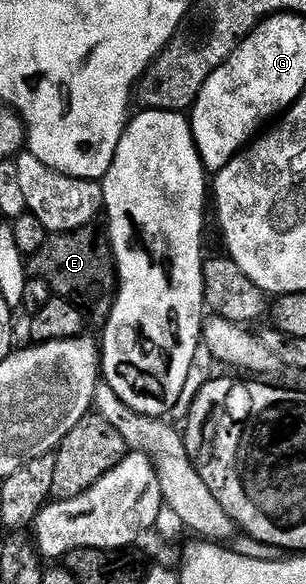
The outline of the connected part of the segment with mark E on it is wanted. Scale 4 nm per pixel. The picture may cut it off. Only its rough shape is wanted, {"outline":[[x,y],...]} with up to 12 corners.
{"outline":[[106,233],[55,234],[30,273],[110,319],[117,263]]}

